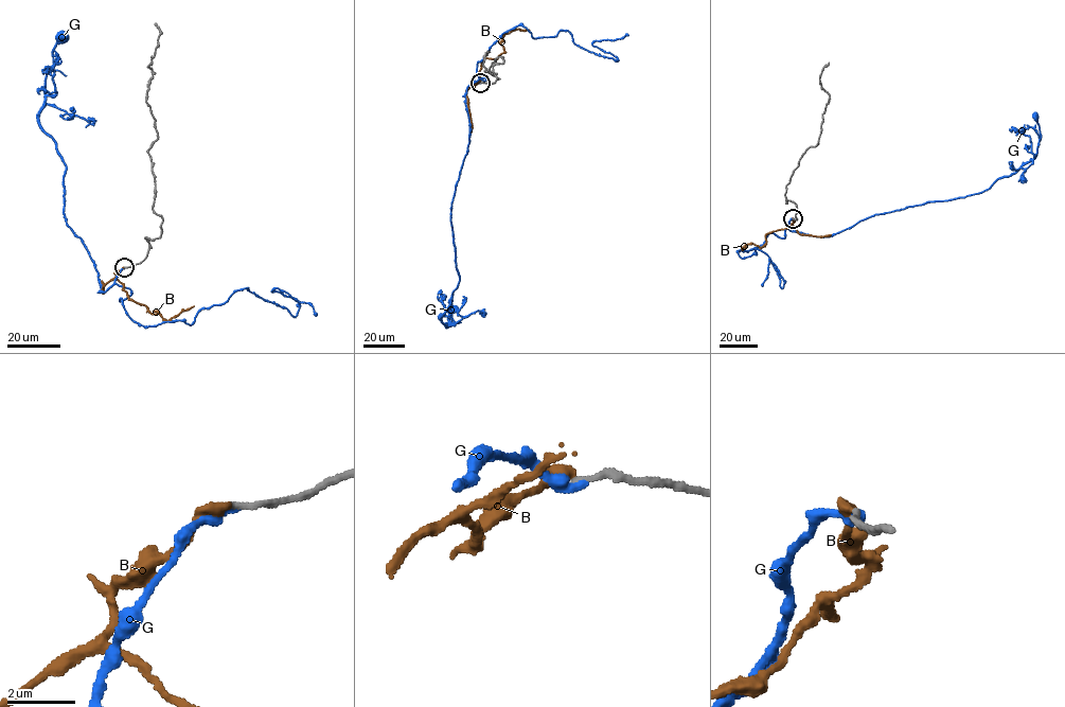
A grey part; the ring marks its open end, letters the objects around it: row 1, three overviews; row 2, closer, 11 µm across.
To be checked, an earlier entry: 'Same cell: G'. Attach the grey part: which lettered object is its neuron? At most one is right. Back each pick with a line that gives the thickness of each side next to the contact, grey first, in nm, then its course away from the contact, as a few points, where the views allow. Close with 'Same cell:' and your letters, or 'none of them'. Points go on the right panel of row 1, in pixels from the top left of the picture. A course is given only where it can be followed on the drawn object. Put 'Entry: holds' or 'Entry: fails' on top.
Entry: fails
B: Thickness 170 nm (grey) against 360 nm. Its course: (793, 218), (787, 228), (768, 233), (761, 248), (751, 243), (746, 247)
Same cell: B

